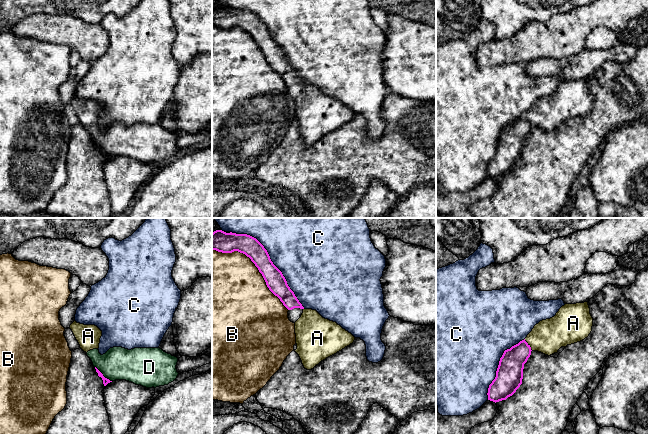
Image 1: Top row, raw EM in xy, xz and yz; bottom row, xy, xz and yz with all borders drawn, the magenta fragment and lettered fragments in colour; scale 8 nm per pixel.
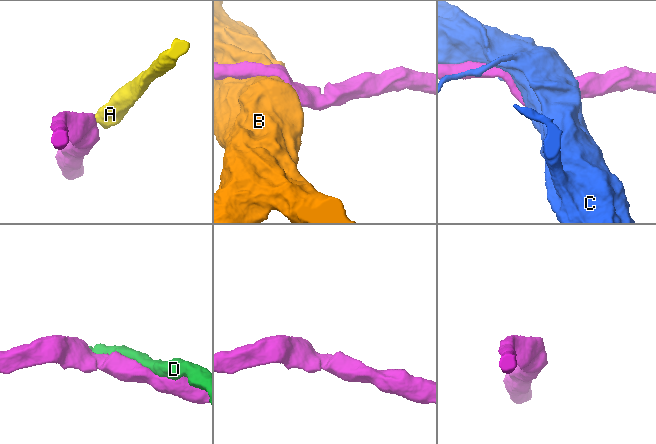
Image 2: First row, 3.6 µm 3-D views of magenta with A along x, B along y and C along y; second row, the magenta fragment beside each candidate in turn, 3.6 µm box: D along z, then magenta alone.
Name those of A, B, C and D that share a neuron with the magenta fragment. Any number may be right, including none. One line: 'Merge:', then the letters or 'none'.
Merge: none

